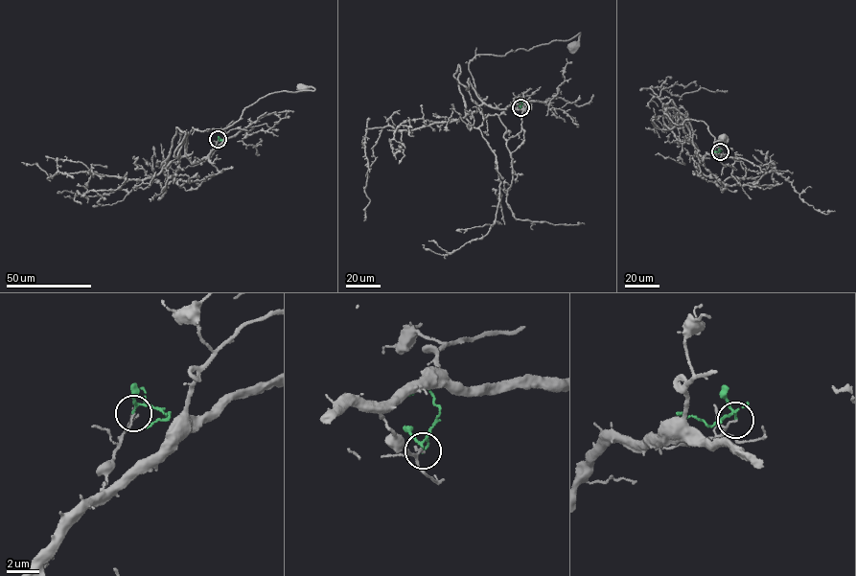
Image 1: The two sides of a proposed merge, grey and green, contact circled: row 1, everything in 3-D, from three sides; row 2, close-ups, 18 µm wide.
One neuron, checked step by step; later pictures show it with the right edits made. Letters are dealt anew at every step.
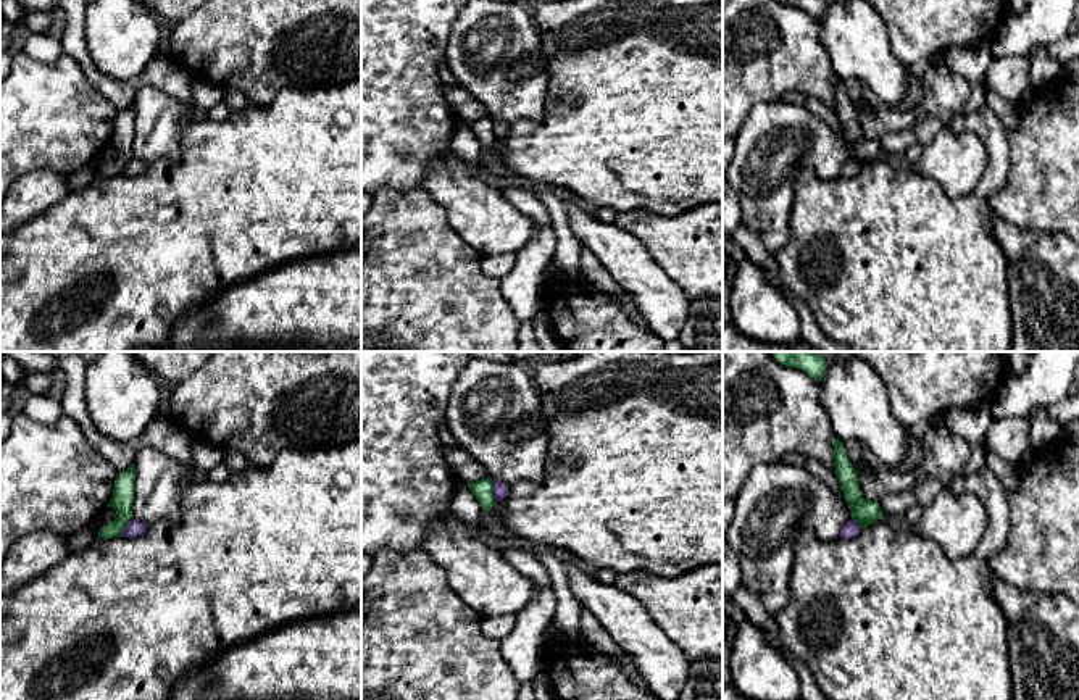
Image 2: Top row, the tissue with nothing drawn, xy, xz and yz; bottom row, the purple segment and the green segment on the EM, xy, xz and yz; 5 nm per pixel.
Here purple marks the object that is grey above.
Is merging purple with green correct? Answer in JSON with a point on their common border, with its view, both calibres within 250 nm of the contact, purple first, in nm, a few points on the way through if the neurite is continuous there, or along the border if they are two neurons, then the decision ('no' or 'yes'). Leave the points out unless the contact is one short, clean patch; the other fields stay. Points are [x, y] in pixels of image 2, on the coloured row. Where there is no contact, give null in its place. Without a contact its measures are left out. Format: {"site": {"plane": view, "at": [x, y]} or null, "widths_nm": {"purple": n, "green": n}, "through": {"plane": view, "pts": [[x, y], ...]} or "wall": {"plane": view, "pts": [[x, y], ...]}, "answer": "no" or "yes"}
{"site": {"plane": "xz", "at": [494, 489]}, "widths_nm": {"purple": 80, "green": 100}, "wall": {"plane": "xz", "pts": [[487, 476], [497, 500]]}, "answer": "no"}

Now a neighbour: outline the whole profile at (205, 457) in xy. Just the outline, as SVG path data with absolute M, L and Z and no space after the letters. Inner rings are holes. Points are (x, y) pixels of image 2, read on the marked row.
M208 442L192 444L194 469L198 477L205 477L213 468L223 461L224 450Z

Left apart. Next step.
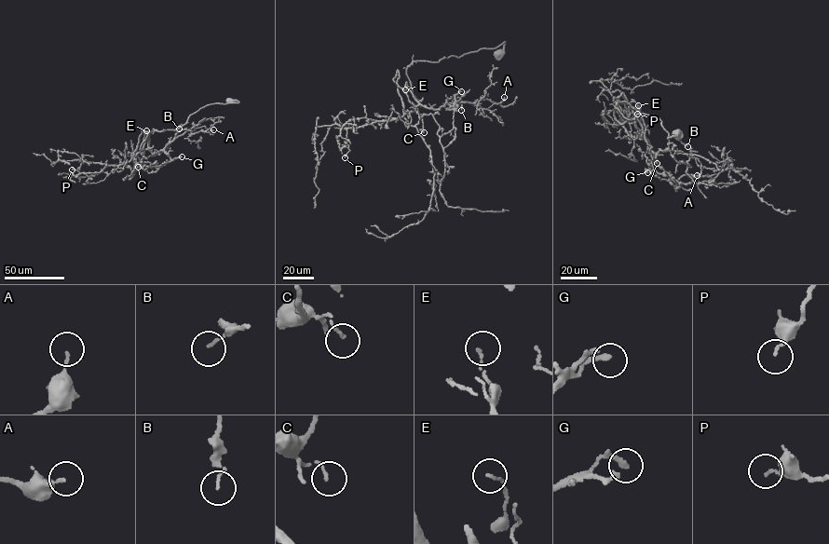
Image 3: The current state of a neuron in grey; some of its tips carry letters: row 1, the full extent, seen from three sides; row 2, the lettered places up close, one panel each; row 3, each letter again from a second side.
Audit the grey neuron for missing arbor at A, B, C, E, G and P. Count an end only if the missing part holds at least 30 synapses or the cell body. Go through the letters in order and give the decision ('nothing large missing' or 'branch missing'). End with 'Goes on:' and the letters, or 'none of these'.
A: nothing large missing
B: nothing large missing
C: nothing large missing
E: nothing large missing
G: nothing large missing
P: nothing large missing
Goes on: none of these

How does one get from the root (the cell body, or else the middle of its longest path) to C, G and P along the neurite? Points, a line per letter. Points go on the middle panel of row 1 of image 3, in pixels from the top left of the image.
C: (496, 54), (505, 42), (458, 57), (411, 63), (406, 74), (419, 103), (416, 107), (424, 132)
G: (496, 54), (505, 42), (407, 67), (412, 91), (424, 106), (434, 109), (453, 103), (461, 91)
P: (496, 54), (505, 42), (438, 61), (413, 61), (406, 74), (419, 103), (401, 116), (347, 129), (345, 157)

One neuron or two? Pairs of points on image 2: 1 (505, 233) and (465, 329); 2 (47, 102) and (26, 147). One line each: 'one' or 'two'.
1: two
2: one

